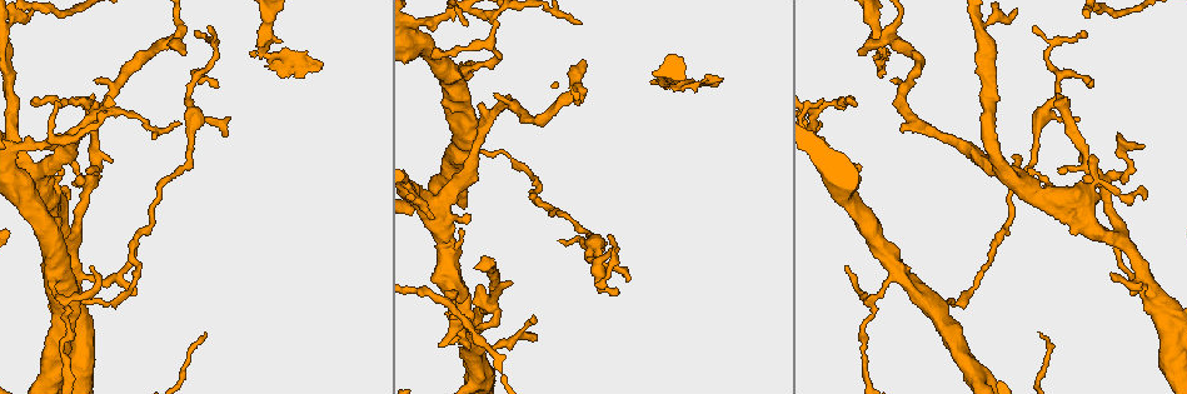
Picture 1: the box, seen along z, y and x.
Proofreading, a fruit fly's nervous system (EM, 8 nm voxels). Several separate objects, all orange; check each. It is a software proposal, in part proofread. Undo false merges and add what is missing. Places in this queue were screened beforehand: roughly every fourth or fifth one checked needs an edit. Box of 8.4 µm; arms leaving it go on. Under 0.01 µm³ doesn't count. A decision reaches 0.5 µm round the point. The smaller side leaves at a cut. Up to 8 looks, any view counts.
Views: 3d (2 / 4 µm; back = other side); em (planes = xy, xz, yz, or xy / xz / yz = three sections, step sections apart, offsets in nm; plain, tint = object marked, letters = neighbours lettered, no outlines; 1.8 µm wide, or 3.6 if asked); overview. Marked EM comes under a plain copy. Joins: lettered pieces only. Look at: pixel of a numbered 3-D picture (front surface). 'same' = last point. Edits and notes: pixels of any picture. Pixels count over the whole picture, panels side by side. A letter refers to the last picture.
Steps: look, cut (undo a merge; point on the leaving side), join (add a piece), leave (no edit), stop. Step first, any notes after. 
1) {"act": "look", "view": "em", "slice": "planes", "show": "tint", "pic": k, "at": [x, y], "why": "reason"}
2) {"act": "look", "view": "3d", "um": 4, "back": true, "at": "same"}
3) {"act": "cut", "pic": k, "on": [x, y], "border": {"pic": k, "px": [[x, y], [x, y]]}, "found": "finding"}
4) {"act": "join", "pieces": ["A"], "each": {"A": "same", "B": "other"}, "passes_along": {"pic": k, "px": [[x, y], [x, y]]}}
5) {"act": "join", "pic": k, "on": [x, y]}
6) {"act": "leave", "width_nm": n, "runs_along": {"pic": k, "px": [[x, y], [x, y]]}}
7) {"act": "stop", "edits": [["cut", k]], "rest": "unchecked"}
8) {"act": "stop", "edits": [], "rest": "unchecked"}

{"act": "look", "view": "3d", "um": 4, "pic": 1, "at": [857, 51], "why": "an open end"}

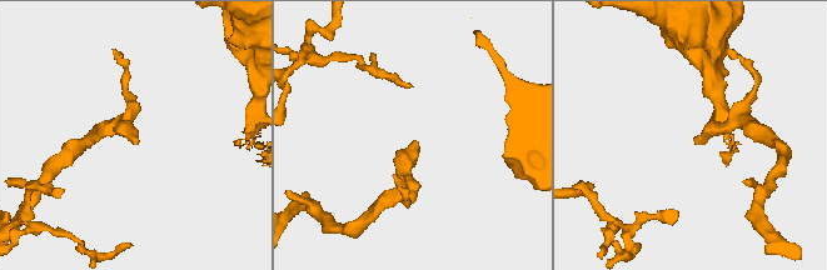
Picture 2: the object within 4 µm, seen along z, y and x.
{"act": "look", "view": "em", "slice": "planes", "show": "tint", "pic": 2, "at": [416, 142], "why": "shape alone is not enough"}

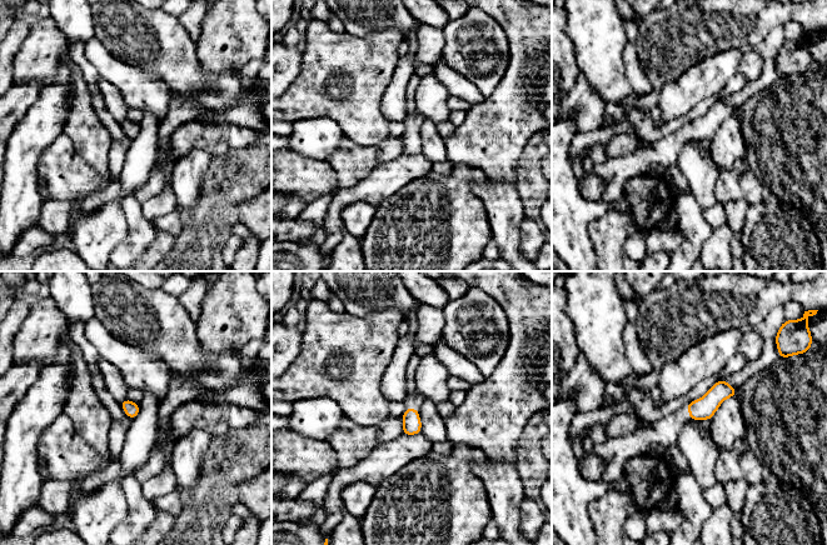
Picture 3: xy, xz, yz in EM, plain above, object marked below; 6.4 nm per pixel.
{"act": "look", "view": "em", "slice": "planes", "show": "letters", "at": "same"}

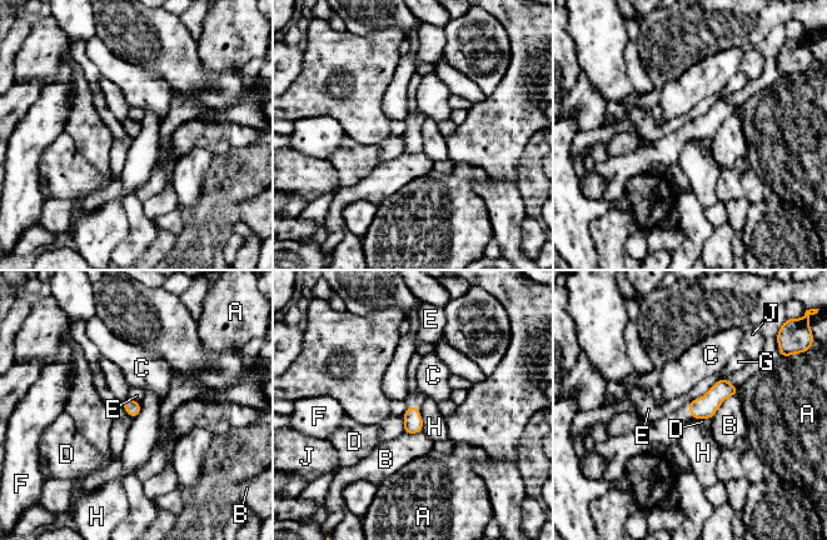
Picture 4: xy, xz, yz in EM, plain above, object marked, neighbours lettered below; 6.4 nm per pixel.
{"act": "leave", "width_nm": 100, "each": {"A": "other", "B": "other", "C": "other", "D": "other", "E": "other", "F": "other", "G": "other", "H": "other", "J": "other"}, "border": {"pic": 4, "px": [[419, 409], [422, 431]]}, "found": "none of them fits"}

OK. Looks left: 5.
{"act": "look", "view": "em", "slice": "xz", "step": 4, "show": "tint", "pic": 1, "at": [673, 91], "why": "abrupt turn"}

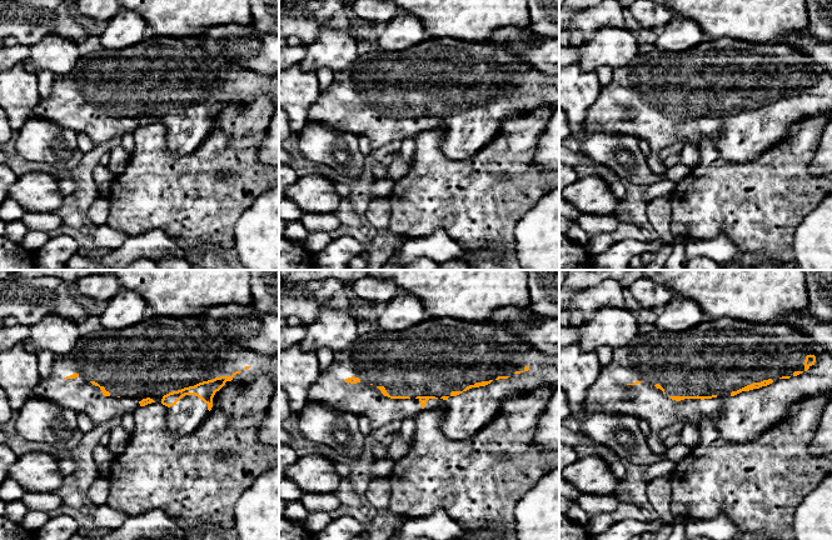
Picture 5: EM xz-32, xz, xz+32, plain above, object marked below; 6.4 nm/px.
{"act": "look", "view": "em", "slice": "xz", "step": 4, "show": "letters", "at": "same"}

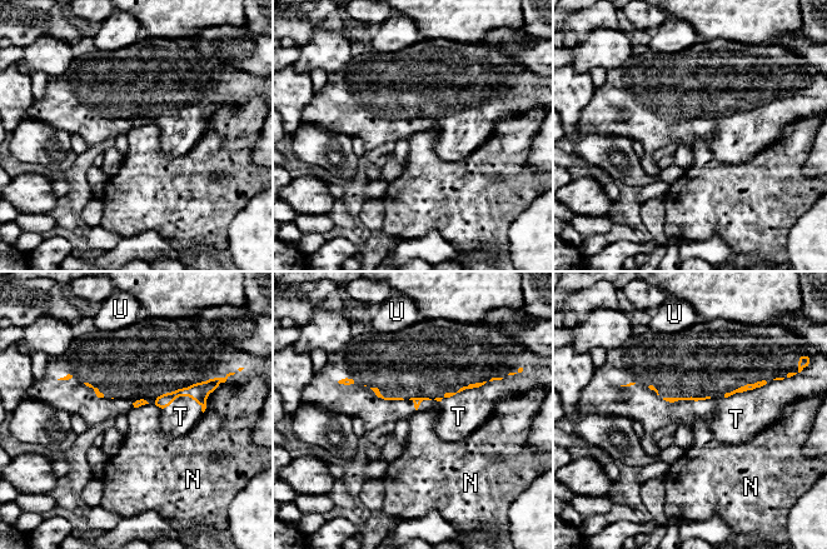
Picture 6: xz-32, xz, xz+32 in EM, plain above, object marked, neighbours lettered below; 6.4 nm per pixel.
{"act": "join", "pieces": ["T"], "each": {"N": "other", "T": "same", "U": "other"}, "passes_along": {"pic": 6, "px": [[477, 384], [459, 392], [458, 417]]}, "found": "it goes on there"}

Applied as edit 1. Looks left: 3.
{"act": "look", "view": "em", "slice": "planes", "show": "letters", "pic": 1, "at": [91, 266], "why": "tapers out"}

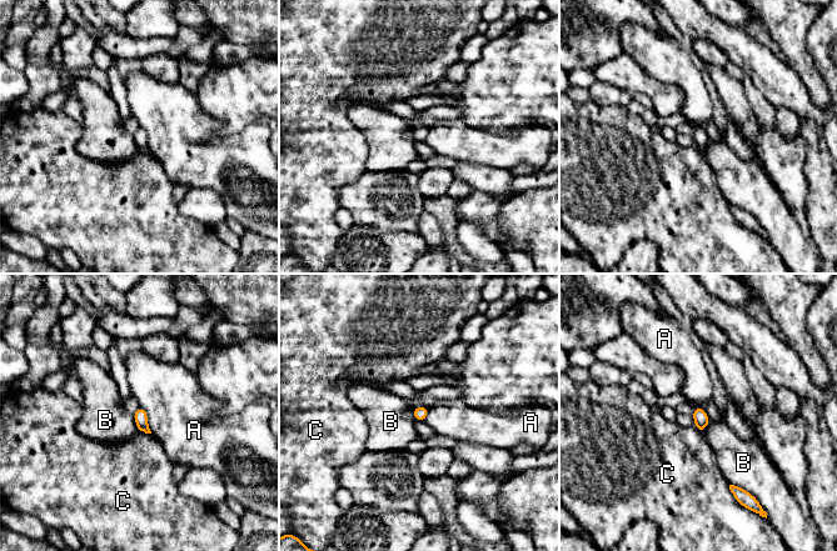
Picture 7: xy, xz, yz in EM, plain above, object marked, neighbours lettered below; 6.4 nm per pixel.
{"act": "leave", "width_nm": 90, "each": {"A": "other", "B": "other", "C": "other"}, "found": "no lettered piece goes on from it"}

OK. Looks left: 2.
{"act": "stop", "edits": [["join", 6]], "rest": "unchecked"}

